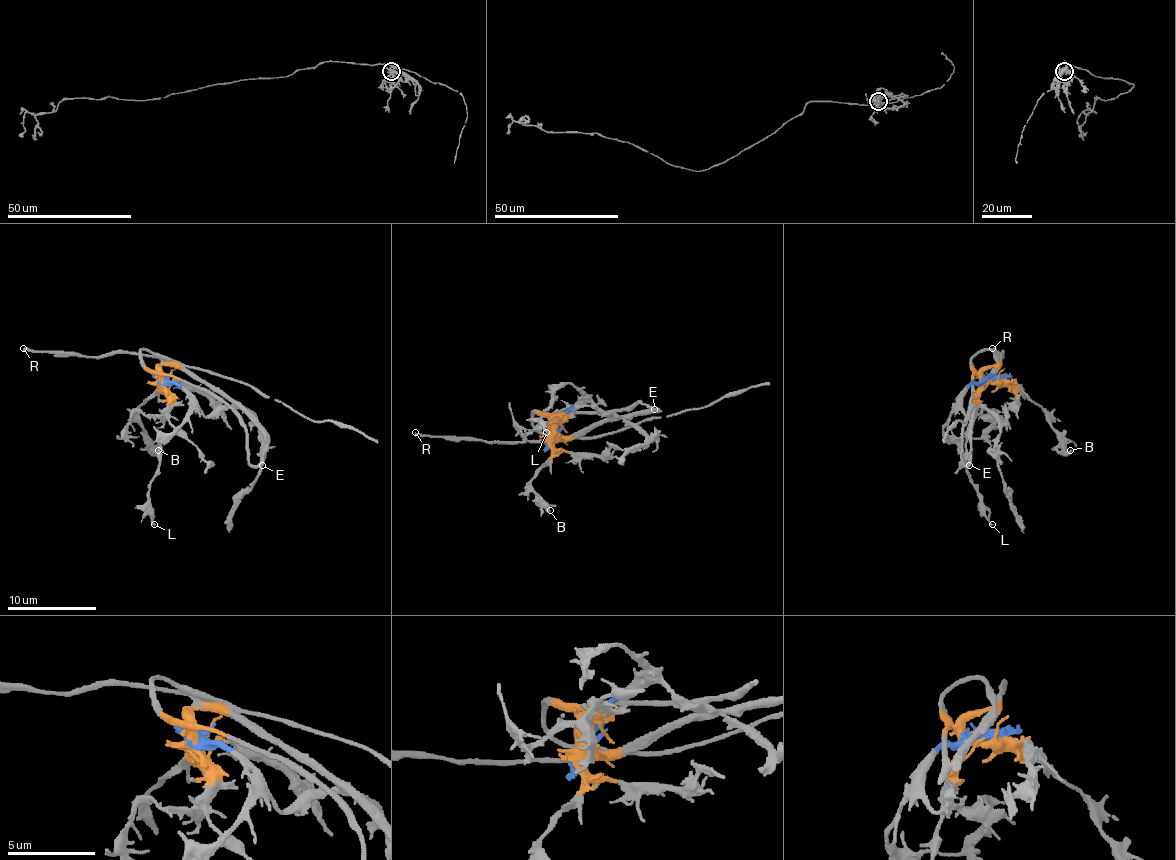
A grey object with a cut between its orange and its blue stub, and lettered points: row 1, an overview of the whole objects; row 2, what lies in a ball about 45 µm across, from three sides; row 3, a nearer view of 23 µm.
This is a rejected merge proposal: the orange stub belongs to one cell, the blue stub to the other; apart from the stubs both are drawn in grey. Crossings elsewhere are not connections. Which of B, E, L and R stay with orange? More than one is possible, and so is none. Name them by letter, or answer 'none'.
B, E, R

